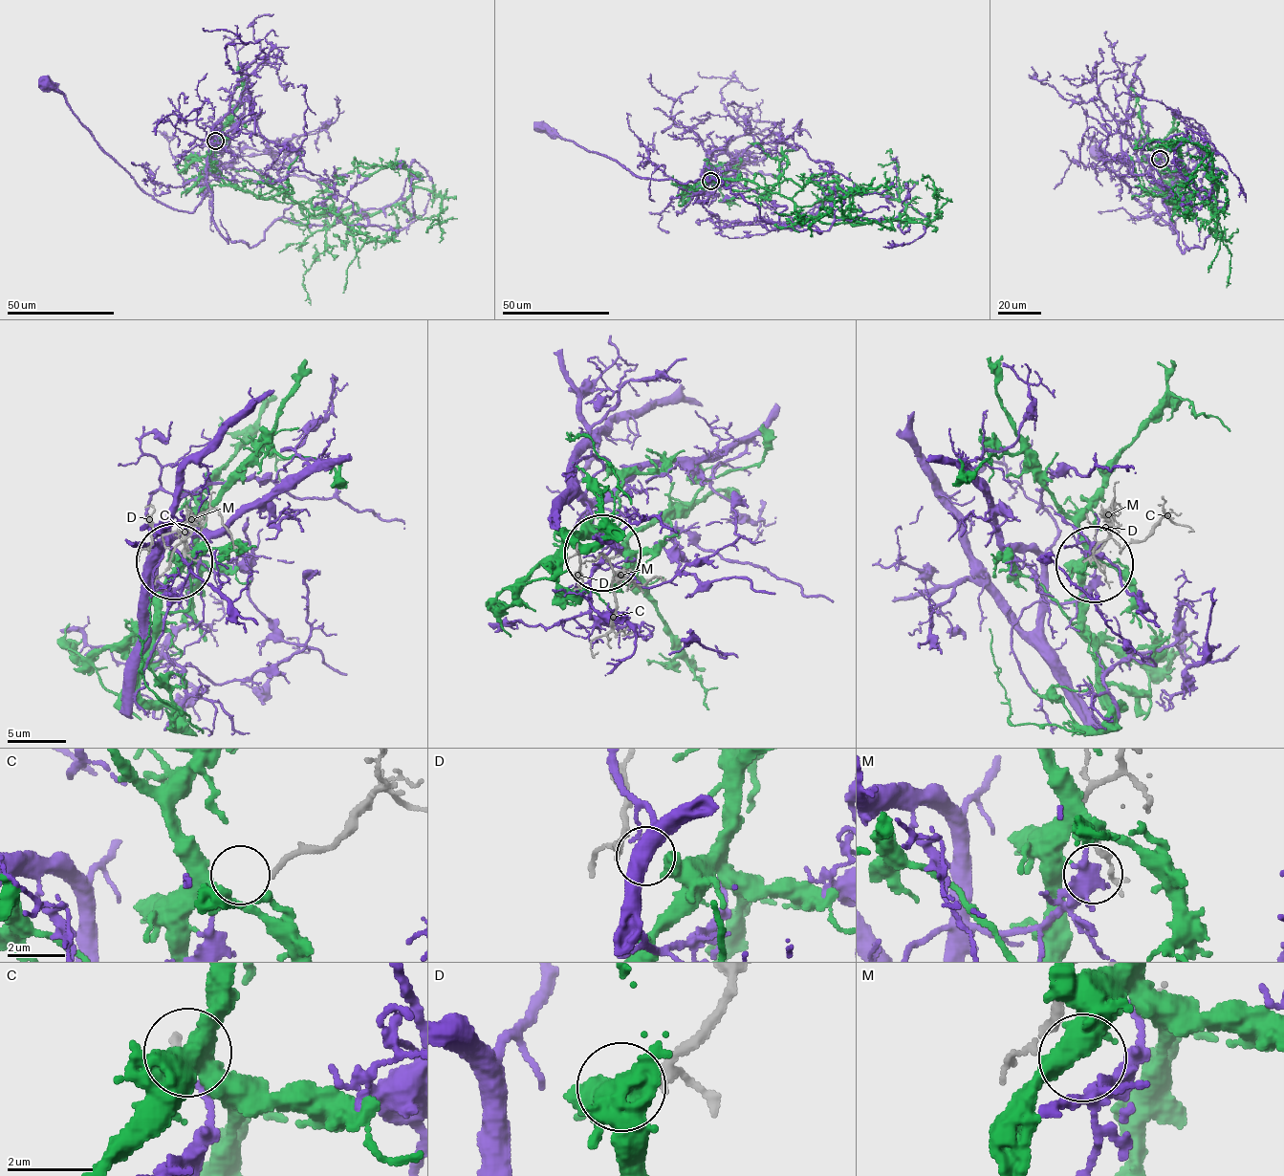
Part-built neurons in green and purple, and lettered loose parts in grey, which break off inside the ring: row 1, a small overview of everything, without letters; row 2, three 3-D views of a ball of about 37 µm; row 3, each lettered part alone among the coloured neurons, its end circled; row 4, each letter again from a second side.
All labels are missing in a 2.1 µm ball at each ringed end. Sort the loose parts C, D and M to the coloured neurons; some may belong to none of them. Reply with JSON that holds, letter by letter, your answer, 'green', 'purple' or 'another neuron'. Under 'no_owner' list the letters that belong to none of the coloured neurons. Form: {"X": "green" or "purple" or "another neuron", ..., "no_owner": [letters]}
{"C": "another neuron", "D": "green", "M": "purple", "no_owner": ["C"]}

